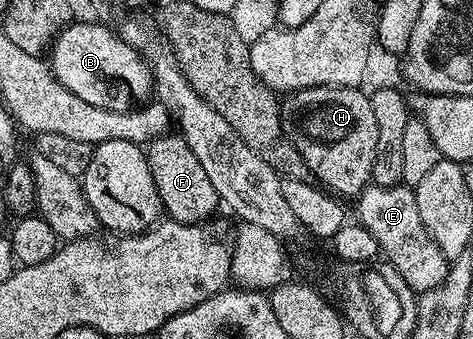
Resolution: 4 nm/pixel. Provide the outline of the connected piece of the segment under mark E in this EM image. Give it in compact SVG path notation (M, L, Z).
M374 186L365 187L356 195L357 202L356 221L371 236L375 236L380 253L384 261L390 262L407 280L407 284L414 292L430 290L435 284L441 284L449 271L450 259L446 258L443 251L431 240L427 228L423 228L423 220L419 217L419 204L417 195L410 187L400 186Z

